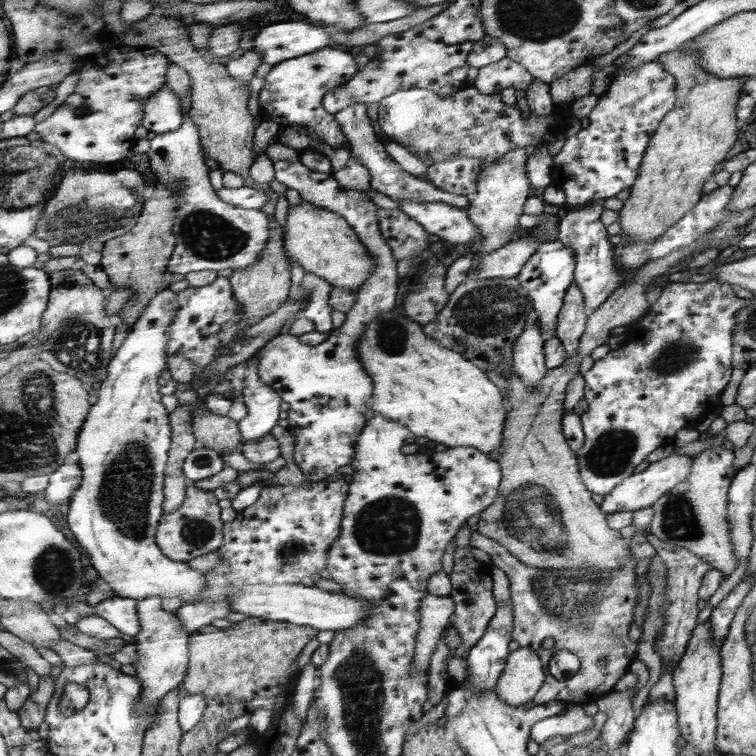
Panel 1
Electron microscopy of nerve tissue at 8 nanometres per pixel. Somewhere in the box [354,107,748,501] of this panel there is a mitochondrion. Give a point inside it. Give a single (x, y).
(613, 449)

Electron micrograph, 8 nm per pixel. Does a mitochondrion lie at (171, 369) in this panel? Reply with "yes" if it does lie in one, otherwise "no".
no

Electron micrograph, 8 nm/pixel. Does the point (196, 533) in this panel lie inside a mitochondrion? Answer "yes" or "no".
yes

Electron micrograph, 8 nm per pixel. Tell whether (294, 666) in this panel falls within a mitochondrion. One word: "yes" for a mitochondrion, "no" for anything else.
no

